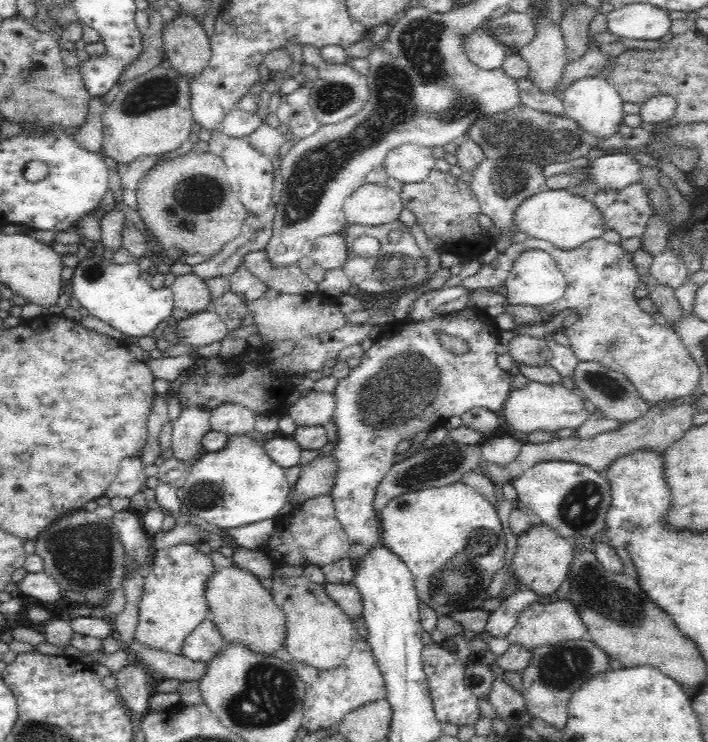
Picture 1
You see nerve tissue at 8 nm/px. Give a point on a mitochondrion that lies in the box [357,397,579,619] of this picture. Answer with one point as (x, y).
(449, 460)

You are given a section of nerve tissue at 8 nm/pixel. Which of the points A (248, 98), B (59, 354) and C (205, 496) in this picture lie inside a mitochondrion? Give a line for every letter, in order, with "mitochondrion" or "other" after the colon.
A: other
B: other
C: mitochondrion

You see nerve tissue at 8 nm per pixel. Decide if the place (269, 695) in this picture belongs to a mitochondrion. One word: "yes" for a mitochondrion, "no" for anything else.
yes

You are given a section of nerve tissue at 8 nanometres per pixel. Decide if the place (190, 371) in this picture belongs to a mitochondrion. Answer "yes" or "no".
no

